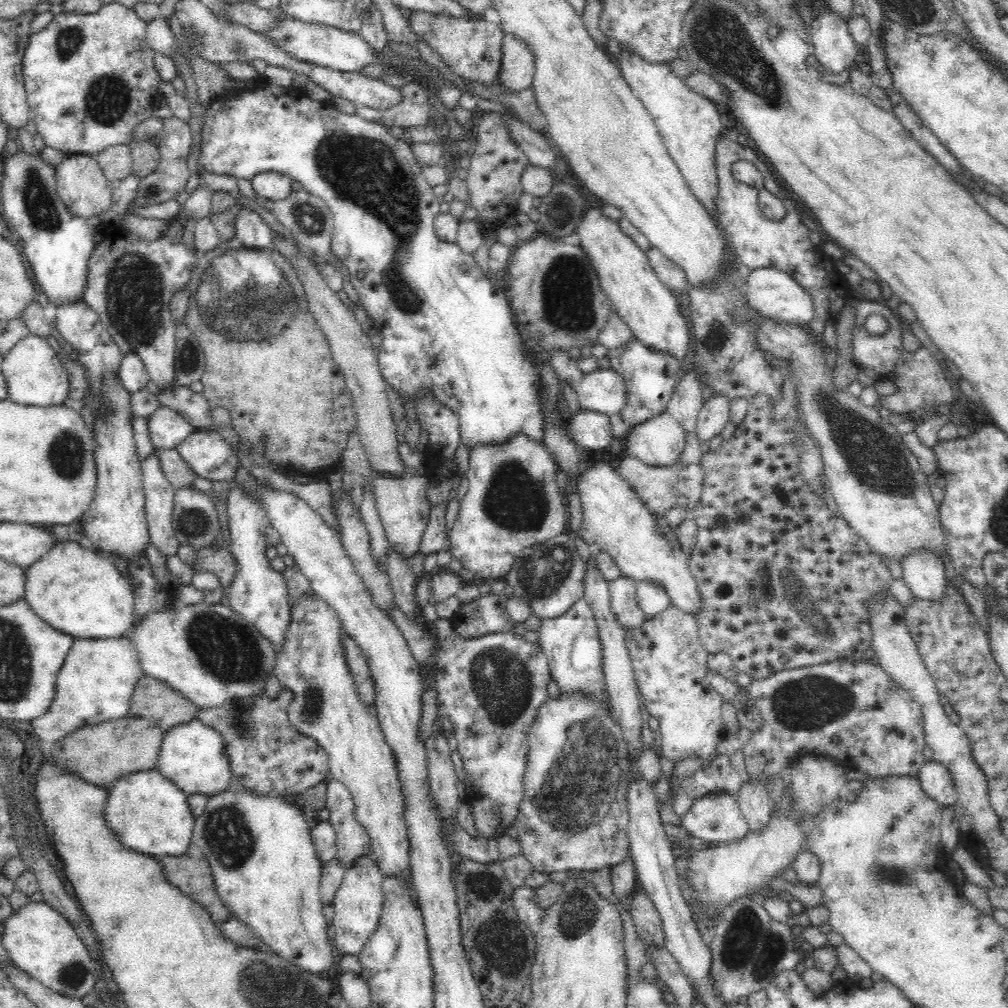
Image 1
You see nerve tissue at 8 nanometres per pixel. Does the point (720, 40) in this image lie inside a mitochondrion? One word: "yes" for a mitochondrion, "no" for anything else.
yes

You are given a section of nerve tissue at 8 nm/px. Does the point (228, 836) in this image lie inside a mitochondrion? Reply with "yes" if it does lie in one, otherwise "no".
yes

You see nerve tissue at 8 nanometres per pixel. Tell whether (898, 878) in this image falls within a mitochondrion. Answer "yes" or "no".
yes

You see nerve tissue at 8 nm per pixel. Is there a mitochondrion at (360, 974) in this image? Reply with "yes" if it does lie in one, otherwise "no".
no

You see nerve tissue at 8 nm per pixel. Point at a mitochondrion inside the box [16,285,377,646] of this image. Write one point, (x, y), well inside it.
(67, 454)

